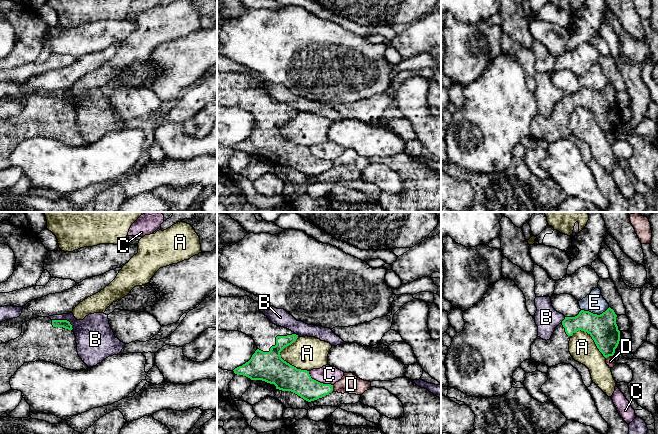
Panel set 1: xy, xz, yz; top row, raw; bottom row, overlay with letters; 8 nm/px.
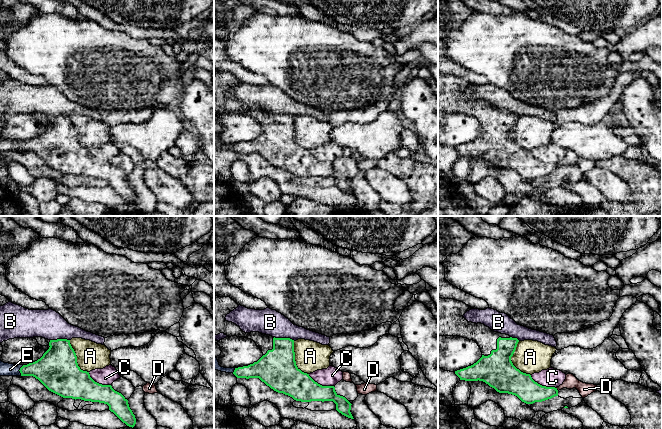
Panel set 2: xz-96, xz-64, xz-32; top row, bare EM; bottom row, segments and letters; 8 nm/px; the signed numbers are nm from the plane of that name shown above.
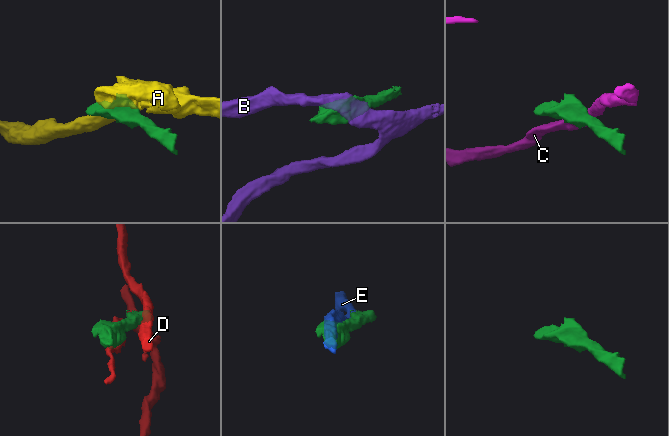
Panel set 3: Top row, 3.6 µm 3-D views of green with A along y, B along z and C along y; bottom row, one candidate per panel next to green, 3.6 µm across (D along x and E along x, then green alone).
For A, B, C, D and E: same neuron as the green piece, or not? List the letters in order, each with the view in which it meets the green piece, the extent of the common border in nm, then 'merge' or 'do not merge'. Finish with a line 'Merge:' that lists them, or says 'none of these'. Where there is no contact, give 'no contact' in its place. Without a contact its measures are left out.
A: xz | 300 nm | do not merge
B: xy | 190 nm | do not merge
C: xz | 240 nm | do not merge
D: yz | 60 nm | do not merge
E: yz | 240 nm | do not merge
Merge: none of these

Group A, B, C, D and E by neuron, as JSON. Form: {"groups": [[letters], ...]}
{"groups": [["A"], ["B"], ["C"], ["D"], ["E"]]}

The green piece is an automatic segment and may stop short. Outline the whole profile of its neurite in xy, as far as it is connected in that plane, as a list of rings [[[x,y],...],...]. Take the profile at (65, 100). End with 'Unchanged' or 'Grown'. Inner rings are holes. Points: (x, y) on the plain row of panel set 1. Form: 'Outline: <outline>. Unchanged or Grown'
Outline: [[[37,93],[24,98],[18,114],[0,120],[0,170],[12,166],[10,155],[24,139],[40,136],[58,140],[68,146],[86,146],[88,142],[78,131],[72,105],[69,97],[51,96],[48,93]]]. Grown

